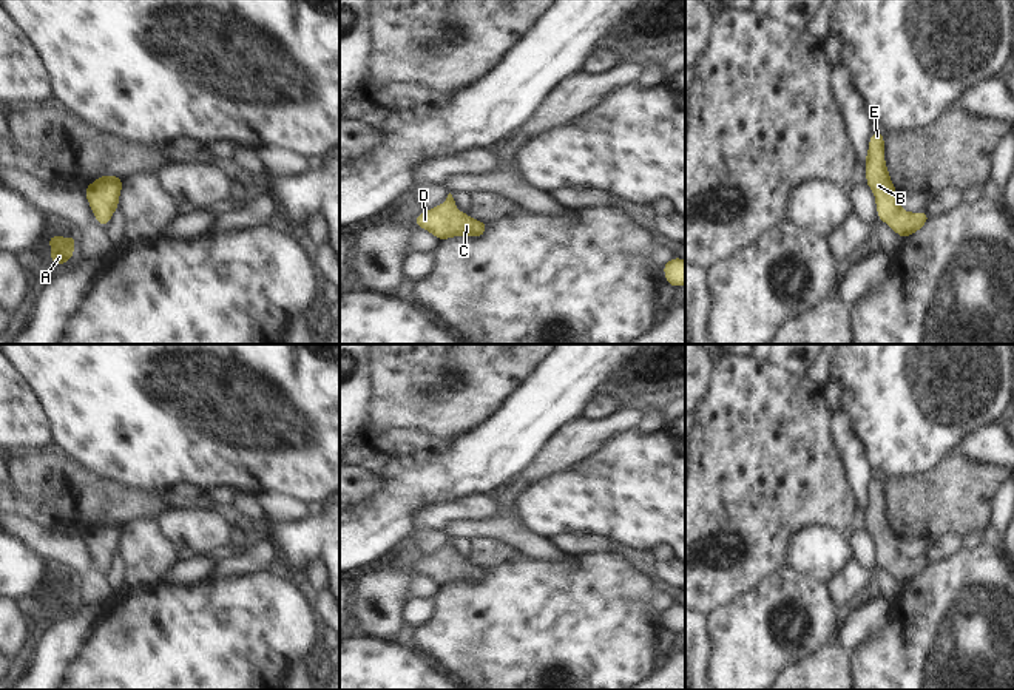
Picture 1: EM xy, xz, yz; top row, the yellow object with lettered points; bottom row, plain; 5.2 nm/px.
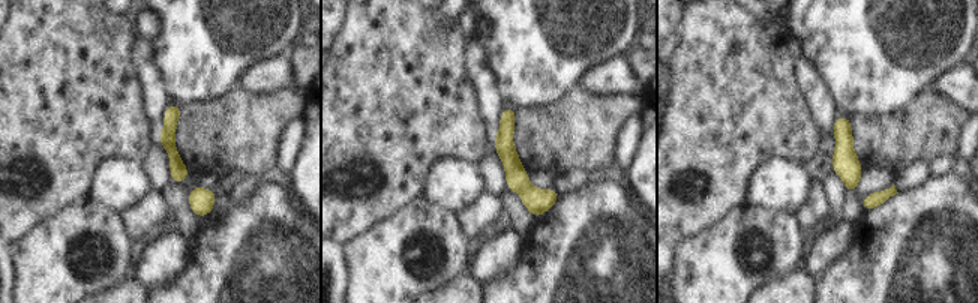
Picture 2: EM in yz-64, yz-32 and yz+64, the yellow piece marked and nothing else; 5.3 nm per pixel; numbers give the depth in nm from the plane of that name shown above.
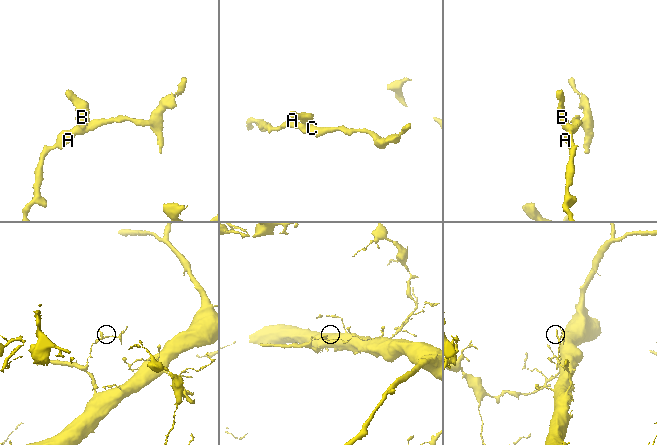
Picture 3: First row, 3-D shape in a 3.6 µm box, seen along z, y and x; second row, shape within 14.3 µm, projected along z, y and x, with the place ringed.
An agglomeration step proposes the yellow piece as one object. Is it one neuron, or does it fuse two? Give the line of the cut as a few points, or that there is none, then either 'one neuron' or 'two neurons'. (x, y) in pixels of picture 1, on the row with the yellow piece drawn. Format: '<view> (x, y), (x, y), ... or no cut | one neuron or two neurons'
no cut | one neuron

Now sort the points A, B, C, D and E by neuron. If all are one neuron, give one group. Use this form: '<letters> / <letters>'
A B C D E

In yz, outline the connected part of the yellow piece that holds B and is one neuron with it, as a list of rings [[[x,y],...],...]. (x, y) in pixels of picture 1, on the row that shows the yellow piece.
[[[875,130],[869,137],[864,162],[866,185],[875,194],[878,221],[889,224],[901,239],[921,230],[931,216],[928,210],[911,213],[900,208],[900,196],[891,181],[884,161],[884,133],[880,130]]]

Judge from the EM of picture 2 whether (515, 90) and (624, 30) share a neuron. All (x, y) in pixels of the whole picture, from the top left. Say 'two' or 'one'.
one

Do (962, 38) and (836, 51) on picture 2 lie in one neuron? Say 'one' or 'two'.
one

